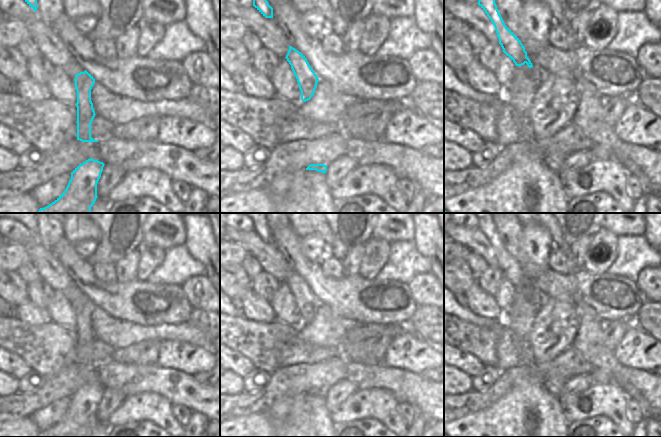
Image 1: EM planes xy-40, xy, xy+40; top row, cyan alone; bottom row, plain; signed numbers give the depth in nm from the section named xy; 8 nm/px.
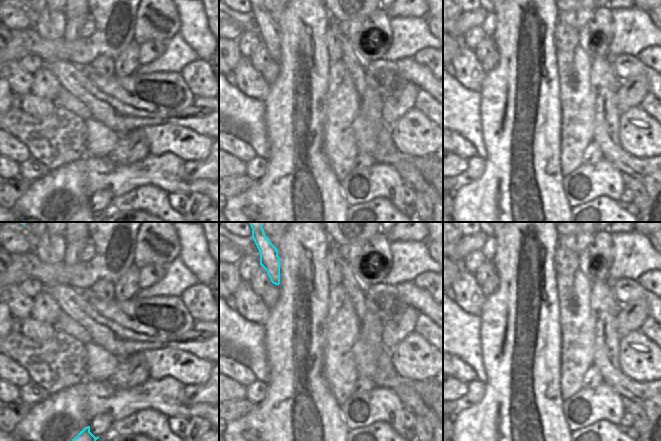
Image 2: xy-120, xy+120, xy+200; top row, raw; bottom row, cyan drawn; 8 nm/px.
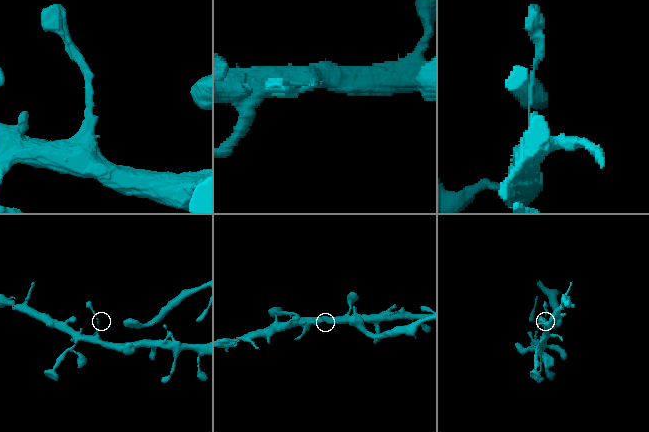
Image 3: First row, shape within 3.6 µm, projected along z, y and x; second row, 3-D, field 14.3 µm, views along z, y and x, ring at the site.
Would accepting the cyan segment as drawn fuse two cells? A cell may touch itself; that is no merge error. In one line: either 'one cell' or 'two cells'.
one cell

